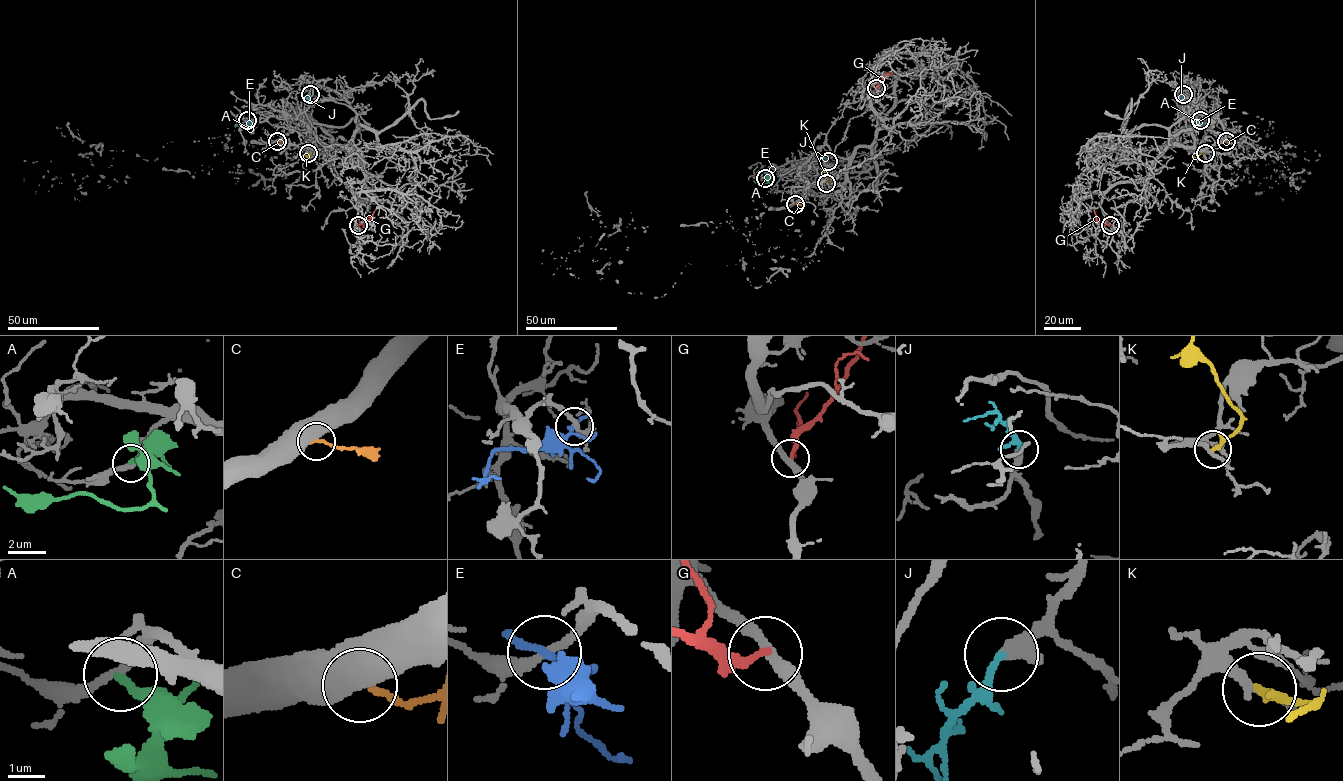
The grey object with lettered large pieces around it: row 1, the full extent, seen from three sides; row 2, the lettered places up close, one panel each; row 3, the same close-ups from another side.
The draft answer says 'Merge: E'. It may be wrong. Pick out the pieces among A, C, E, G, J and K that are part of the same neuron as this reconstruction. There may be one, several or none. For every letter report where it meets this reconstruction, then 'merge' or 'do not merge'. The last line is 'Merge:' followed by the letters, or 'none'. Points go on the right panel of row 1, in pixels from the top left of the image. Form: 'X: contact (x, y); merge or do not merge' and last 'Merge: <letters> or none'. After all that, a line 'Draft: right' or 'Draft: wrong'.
A: contact (1200, 120); do not merge
C: contact (1226, 141); do not merge
E: contact (1200, 120); do not merge
G: contact (1110, 225); do not merge
J: contact (1183, 94); merge
K: contact (1205, 153); do not merge
Merge: J
Draft: wrong

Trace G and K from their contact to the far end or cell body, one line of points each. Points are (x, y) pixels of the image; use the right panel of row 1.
G: (1110, 225), (1098, 221), (1093, 210)
K: (1204, 153), (1192, 157)

